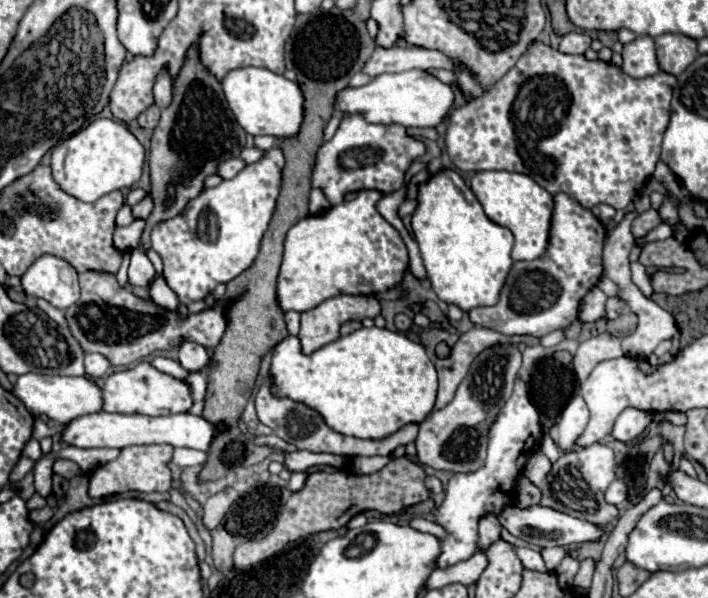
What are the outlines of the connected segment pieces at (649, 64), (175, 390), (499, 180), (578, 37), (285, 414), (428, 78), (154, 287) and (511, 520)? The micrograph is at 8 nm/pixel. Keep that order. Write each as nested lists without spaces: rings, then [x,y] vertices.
[[[639,36],[623,48],[623,72],[631,78],[647,78],[659,72],[651,36]]]
[[[139,362],[137,366],[129,370],[113,372],[105,386],[103,386],[103,410],[105,412],[123,412],[123,414],[145,414],[145,416],[169,416],[187,412],[193,404],[189,384],[185,380],[173,378],[169,374],[163,374],[155,370],[149,362]]]
[[[507,170],[477,172],[471,180],[471,190],[481,202],[487,218],[513,232],[515,236],[515,246],[511,252],[513,260],[535,260],[545,252],[549,240],[553,196],[545,188],[541,188],[535,180],[531,180],[531,176]]]
[[[571,32],[567,36],[561,38],[559,50],[565,54],[585,54],[585,50],[589,48],[591,38],[587,34],[579,34],[579,32]]]
[[[271,374],[265,378],[265,382],[261,384],[259,392],[257,392],[257,398],[255,398],[255,410],[257,410],[257,416],[259,420],[269,426],[279,438],[283,438],[285,442],[297,446],[299,450],[311,450],[311,452],[331,452],[331,454],[347,454],[347,456],[387,456],[391,454],[395,448],[399,446],[405,446],[409,442],[415,440],[417,436],[417,424],[407,424],[405,428],[401,428],[399,432],[391,434],[389,438],[383,438],[383,440],[361,440],[361,438],[353,438],[353,436],[343,436],[343,434],[337,434],[333,428],[329,428],[325,424],[325,420],[319,416],[319,412],[315,412],[313,408],[307,408],[307,404],[299,404],[295,400],[287,400],[285,396],[275,396],[271,392],[273,388],[273,380],[271,380]]]
[[[407,70],[407,72],[399,72],[399,74],[379,74],[361,88],[341,90],[337,96],[337,102],[335,102],[335,110],[339,110],[341,114],[361,112],[367,122],[375,122],[375,124],[397,122],[405,128],[437,128],[449,116],[453,102],[455,102],[455,92],[449,84],[443,84],[439,78],[435,78],[433,74],[429,74],[425,70]]]
[[[163,274],[155,278],[155,282],[149,288],[149,294],[151,294],[151,298],[157,306],[163,306],[163,308],[169,308],[169,310],[177,310],[177,306],[179,306],[179,300],[177,300],[175,292],[171,292],[171,288],[167,288]]]
[[[507,504],[507,508],[503,508],[503,512],[499,512],[499,522],[503,528],[507,528],[513,536],[541,546],[541,548],[551,548],[551,546],[571,546],[571,544],[579,544],[579,542],[587,542],[587,540],[597,540],[603,532],[601,526],[585,522],[585,520],[577,520],[573,516],[567,516],[563,512],[555,512],[553,508],[545,508],[545,506],[529,506],[529,508],[519,508],[515,504]]]

